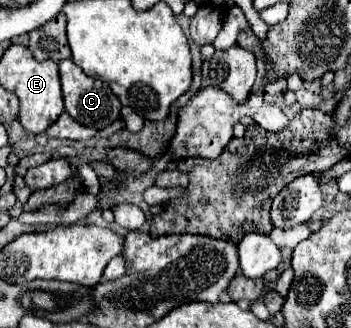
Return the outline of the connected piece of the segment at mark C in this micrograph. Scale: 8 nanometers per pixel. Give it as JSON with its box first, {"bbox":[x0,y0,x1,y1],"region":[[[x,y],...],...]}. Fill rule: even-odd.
{"bbox":[60,60,120,128],"region":[[[62,60],[60,64],[60,80],[62,80],[62,93],[64,98],[64,106],[66,112],[80,122],[82,126],[90,126],[90,128],[106,128],[110,126],[114,120],[120,118],[120,100],[112,94],[110,86],[102,80],[90,78],[86,76],[80,66],[76,66],[72,60]]]}

